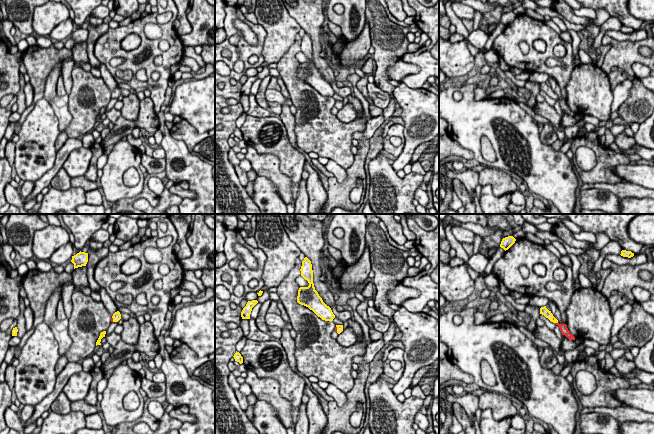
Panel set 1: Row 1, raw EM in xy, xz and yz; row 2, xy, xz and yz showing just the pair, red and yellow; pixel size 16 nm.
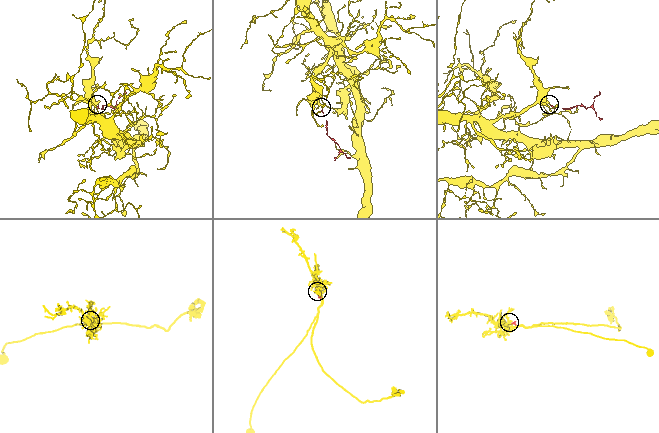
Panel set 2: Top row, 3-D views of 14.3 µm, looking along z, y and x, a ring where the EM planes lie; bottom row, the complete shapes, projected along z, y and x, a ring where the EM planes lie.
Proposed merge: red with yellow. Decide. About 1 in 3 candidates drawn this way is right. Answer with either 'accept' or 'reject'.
accept

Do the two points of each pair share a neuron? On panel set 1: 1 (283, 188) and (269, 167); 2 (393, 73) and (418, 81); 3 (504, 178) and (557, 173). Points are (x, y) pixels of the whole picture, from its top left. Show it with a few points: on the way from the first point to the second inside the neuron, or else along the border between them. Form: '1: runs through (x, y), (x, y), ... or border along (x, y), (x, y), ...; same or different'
1: runs through (283, 183), (272, 172); same
2: border along (420, 67), (417, 72), (407, 74), (401, 82); different
3: border along (491, 167), (505, 171); different

